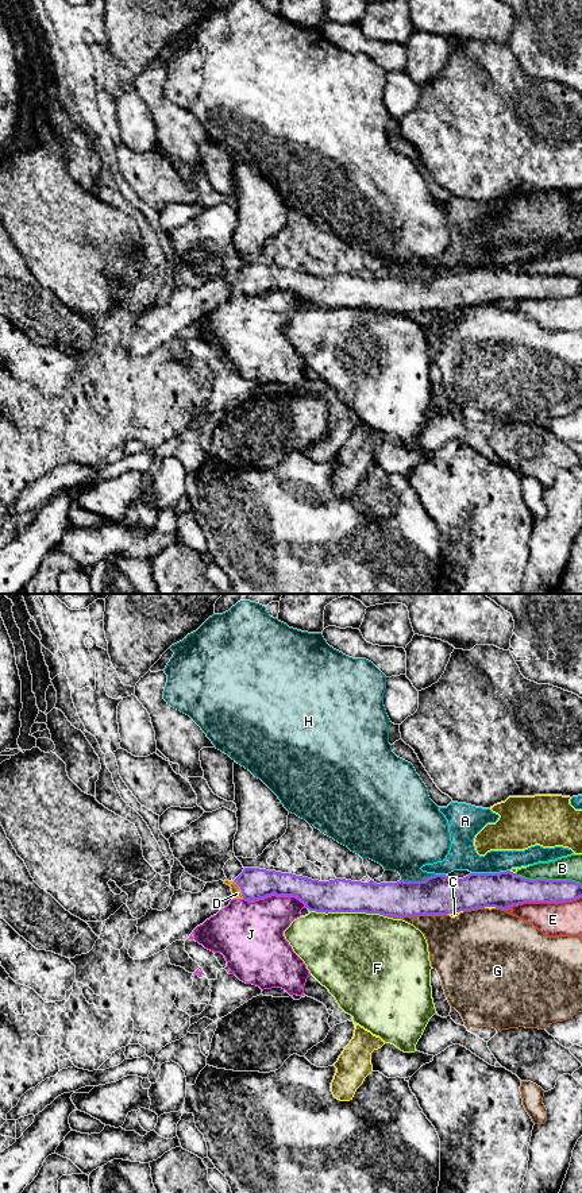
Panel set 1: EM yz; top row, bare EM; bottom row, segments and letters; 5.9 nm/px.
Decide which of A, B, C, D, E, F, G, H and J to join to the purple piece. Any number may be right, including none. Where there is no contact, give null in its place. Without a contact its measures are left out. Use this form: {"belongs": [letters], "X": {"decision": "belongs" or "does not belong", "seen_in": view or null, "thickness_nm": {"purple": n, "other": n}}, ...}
{"belongs": ["D"], "A": {"decision": "does not belong", "seen_in": "yz", "thickness_nm": {"purple": 220, "other": 180}}, "B": {"decision": "does not belong", "seen_in": "yz", "thickness_nm": {"purple": 200, "other": 140}}, "C": {"decision": "does not belong", "seen_in": "yz", "thickness_nm": {"purple": 240, "other": 30}}, "D": {"decision": "belongs", "seen_in": "yz", "thickness_nm": {"purple": 180, "other": 60}}, "E": {"decision": "does not belong", "seen_in": "yz", "thickness_nm": {"purple": 220, "other": 190}}, "F": {"decision": "does not belong", "seen_in": "yz", "thickness_nm": {"purple": 200, "other": 500}}, "G": {"decision": "does not belong", "seen_in": "yz", "thickness_nm": {"purple": 240, "other": 280}}, "H": {"decision": "does not belong", "seen_in": "yz", "thickness_nm": {"purple": 240, "other": 360}}, "J": {"decision": "does not belong", "seen_in": "yz", "thickness_nm": {"purple": 180, "other": 360}}}

